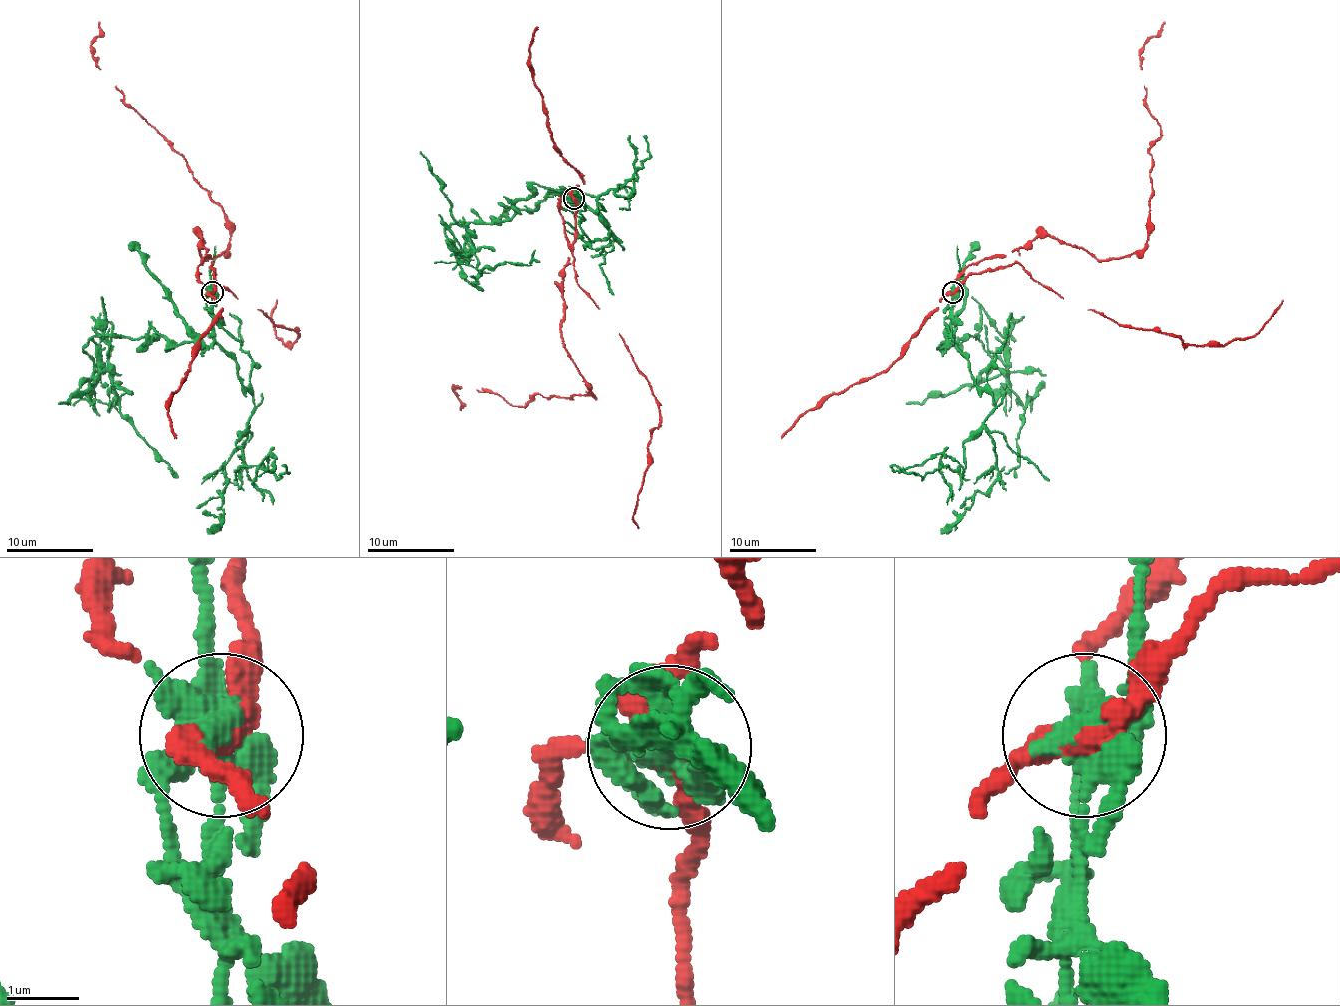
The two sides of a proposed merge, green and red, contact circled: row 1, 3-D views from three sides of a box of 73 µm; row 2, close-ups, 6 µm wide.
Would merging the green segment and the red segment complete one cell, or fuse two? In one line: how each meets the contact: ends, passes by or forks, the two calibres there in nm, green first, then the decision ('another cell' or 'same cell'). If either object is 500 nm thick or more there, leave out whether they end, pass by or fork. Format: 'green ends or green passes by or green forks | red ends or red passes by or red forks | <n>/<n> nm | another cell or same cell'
green forks | red passes by | 400/320 nm | another cell

